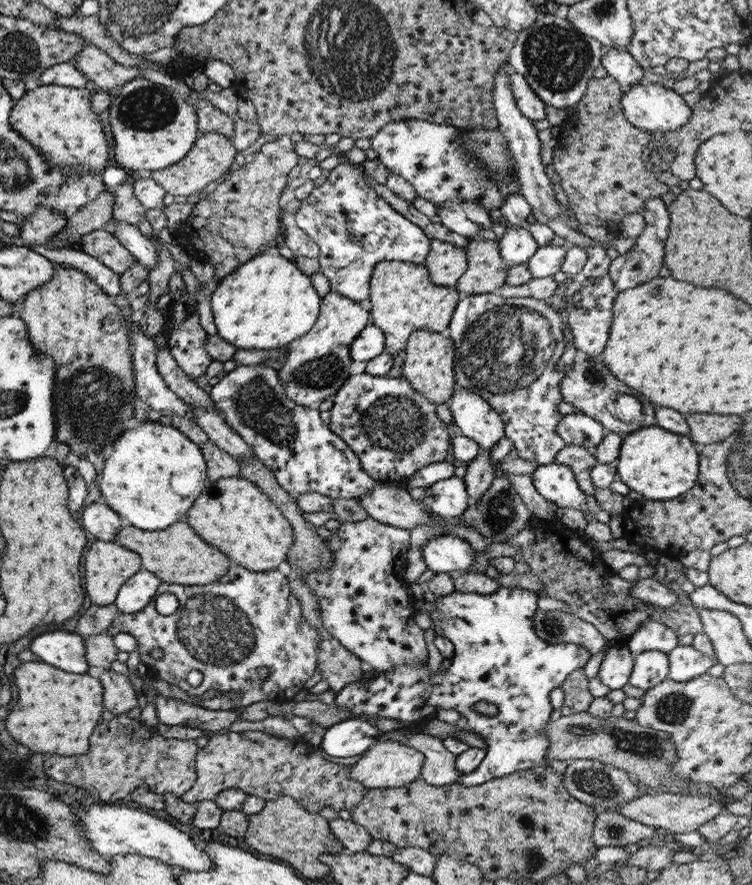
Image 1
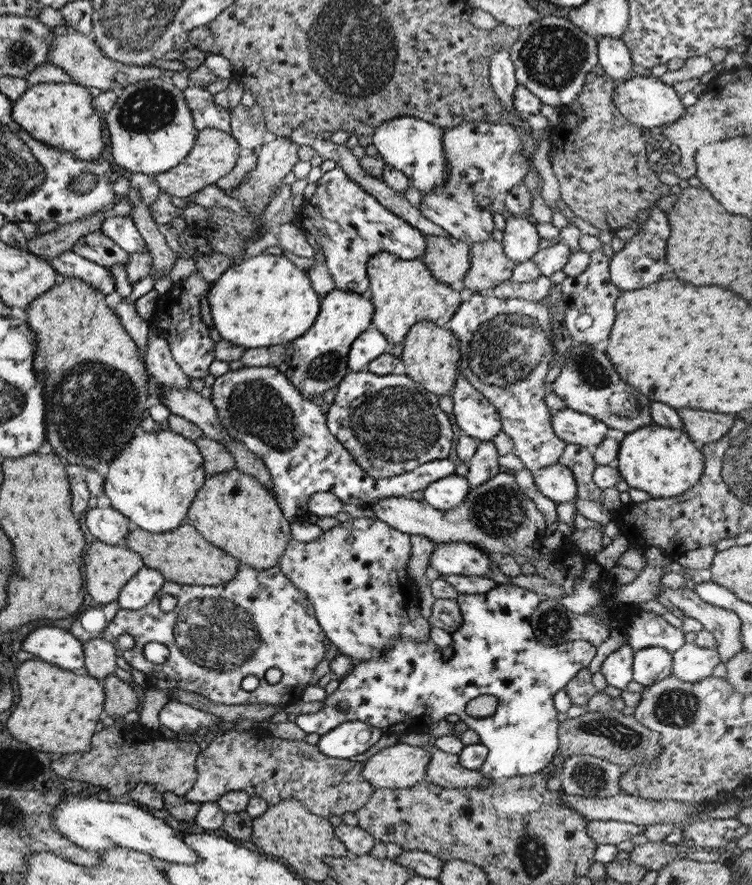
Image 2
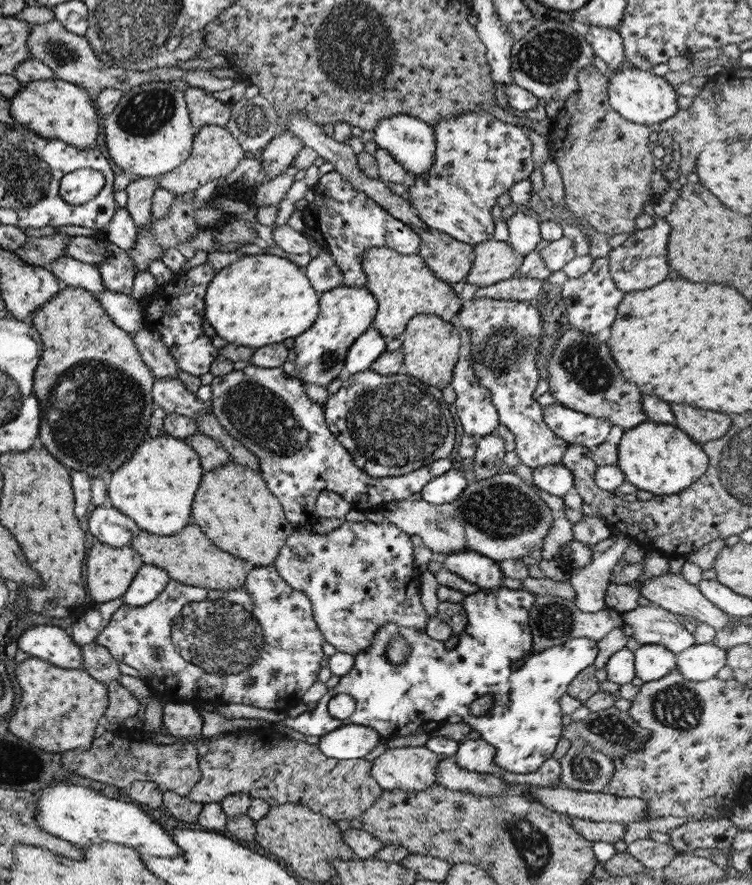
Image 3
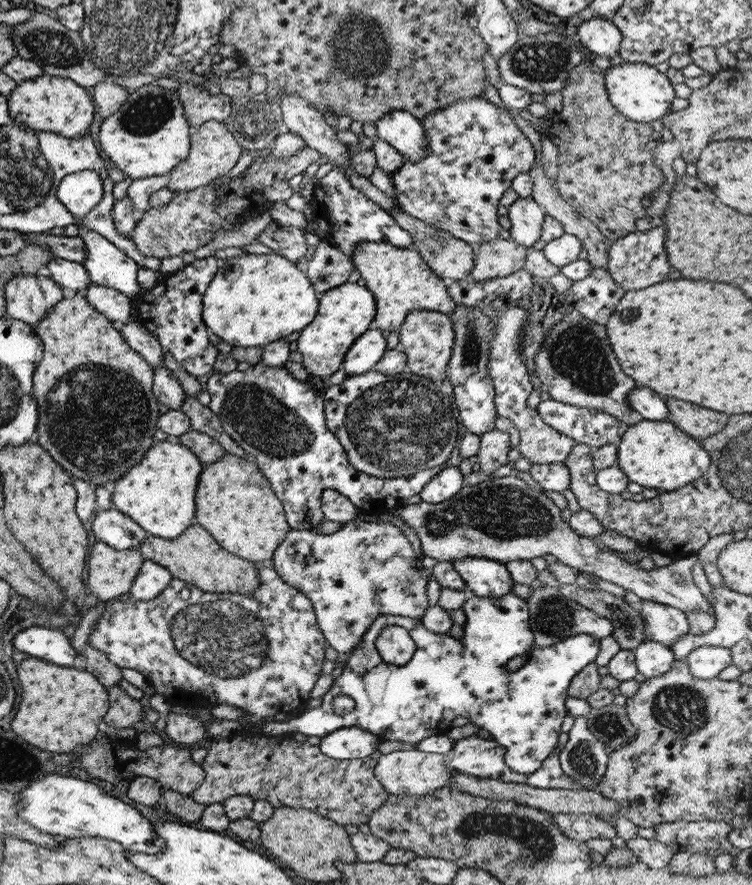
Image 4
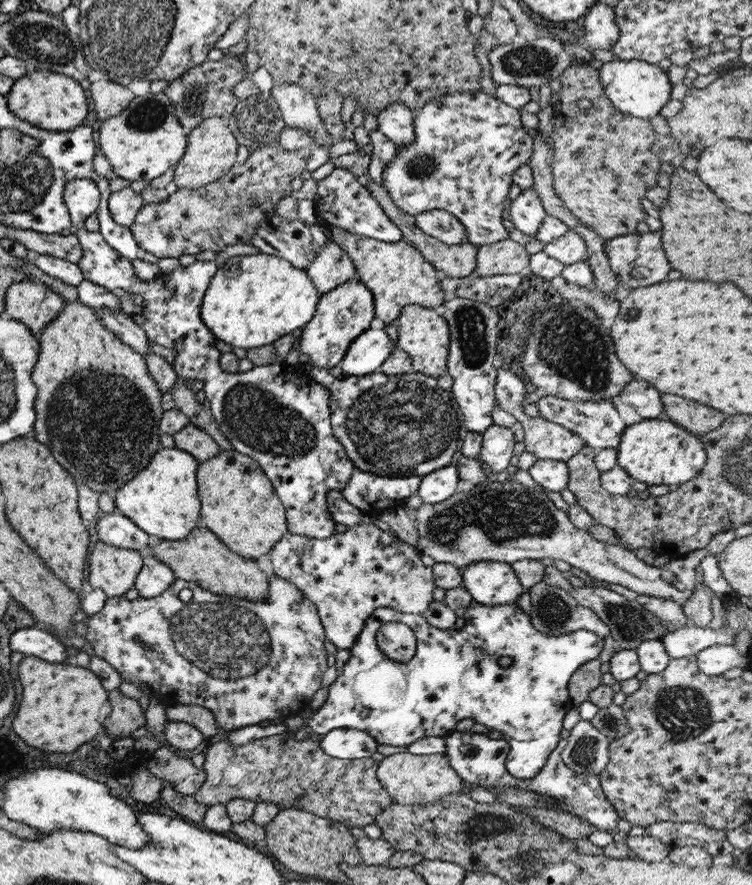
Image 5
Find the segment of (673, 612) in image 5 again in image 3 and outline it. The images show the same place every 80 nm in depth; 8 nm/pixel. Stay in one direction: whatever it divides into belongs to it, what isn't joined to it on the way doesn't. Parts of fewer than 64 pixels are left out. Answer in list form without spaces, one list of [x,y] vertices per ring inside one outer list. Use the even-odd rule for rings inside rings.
[[[637,606],[621,615],[623,625],[632,628],[635,646],[658,644],[670,650],[674,655],[694,643],[694,638],[676,615],[664,608],[654,606]]]

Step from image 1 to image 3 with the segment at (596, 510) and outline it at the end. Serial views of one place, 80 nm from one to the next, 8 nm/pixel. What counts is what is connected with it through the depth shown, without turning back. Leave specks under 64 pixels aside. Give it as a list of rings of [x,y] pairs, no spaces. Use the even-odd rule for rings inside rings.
[[[564,464],[534,468],[531,471],[531,476],[535,486],[560,499],[573,486],[572,472]]]

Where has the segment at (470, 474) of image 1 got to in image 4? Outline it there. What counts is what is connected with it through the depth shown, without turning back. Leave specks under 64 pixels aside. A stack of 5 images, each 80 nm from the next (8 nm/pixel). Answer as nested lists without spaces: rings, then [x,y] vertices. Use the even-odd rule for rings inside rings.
[[[495,428],[479,435],[480,445],[477,456],[477,469],[486,475],[495,472],[501,465],[508,464],[507,452],[510,438],[506,432]]]

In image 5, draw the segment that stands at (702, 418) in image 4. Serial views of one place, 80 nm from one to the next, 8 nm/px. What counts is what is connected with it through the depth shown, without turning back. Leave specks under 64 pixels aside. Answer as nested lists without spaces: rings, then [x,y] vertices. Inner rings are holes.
[[[659,394],[659,396],[668,420],[696,436],[701,434],[703,436],[706,432],[716,429],[725,418],[721,412],[697,404],[693,400],[685,400],[673,394]]]

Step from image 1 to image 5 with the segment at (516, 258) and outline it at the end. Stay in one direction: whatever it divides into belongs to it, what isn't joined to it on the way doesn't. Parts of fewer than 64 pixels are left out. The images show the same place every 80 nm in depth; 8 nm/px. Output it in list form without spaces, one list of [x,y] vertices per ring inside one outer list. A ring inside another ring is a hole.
[[[532,186],[522,190],[518,196],[506,203],[509,209],[509,220],[523,235],[535,236],[543,218],[546,215],[542,207],[540,196]]]

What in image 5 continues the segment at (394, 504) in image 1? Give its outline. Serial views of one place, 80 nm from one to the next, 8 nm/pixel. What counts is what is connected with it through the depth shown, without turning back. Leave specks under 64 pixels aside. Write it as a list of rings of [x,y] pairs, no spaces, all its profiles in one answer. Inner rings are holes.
[[[516,481],[481,482],[474,485],[469,492],[456,492],[439,503],[423,503],[417,509],[409,511],[418,530],[417,551],[433,558],[435,563],[451,564],[461,570],[472,562],[491,561],[511,564],[523,559],[552,558],[563,560],[573,568],[579,568],[587,576],[619,586],[625,586],[638,595],[649,595],[660,599],[675,601],[679,606],[691,596],[695,583],[694,568],[706,555],[705,549],[697,549],[678,558],[676,562],[663,567],[647,565],[635,557],[632,551],[613,543],[602,543],[582,528],[571,524],[566,512],[557,509],[553,502],[541,492],[527,489]]]

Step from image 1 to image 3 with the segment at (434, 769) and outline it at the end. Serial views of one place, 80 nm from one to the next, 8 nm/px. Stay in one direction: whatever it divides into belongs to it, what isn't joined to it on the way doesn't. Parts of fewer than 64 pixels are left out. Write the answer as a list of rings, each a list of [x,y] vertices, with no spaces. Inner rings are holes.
[[[441,756],[435,764],[436,783],[452,791],[465,791],[481,796],[501,794],[510,786],[499,776],[489,773],[475,773],[457,767],[455,756]]]

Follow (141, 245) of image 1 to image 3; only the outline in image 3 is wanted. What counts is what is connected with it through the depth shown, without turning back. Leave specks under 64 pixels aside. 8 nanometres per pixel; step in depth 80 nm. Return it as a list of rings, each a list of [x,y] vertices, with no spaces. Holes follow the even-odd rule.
[[[116,207],[113,217],[98,232],[104,239],[128,253],[135,246],[138,230],[125,207]]]

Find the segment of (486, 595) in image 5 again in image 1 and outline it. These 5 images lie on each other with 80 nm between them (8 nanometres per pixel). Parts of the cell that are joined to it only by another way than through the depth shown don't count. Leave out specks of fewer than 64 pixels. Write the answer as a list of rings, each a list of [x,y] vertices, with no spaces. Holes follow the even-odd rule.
[[[441,533],[422,544],[421,554],[429,570],[455,575],[470,569],[476,551],[463,539]]]

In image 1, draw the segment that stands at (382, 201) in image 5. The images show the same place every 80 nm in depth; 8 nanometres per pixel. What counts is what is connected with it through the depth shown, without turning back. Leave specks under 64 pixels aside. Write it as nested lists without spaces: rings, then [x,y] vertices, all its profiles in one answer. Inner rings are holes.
[[[430,240],[429,252],[423,265],[432,284],[454,287],[467,266],[465,250],[447,242]]]

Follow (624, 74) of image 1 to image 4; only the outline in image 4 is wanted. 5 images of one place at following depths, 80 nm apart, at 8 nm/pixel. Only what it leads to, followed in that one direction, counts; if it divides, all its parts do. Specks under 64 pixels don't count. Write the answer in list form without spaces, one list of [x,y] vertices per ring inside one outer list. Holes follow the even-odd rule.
[[[591,18],[583,21],[576,32],[577,39],[583,47],[594,56],[604,58],[617,54],[621,40],[620,30],[605,18]]]

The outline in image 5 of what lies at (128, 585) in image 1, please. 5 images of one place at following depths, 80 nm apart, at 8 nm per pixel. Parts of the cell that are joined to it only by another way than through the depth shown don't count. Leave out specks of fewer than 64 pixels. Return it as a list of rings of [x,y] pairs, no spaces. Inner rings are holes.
[[[150,551],[142,552],[142,565],[136,574],[134,588],[139,597],[151,598],[161,594],[175,580],[171,569],[156,559]]]

